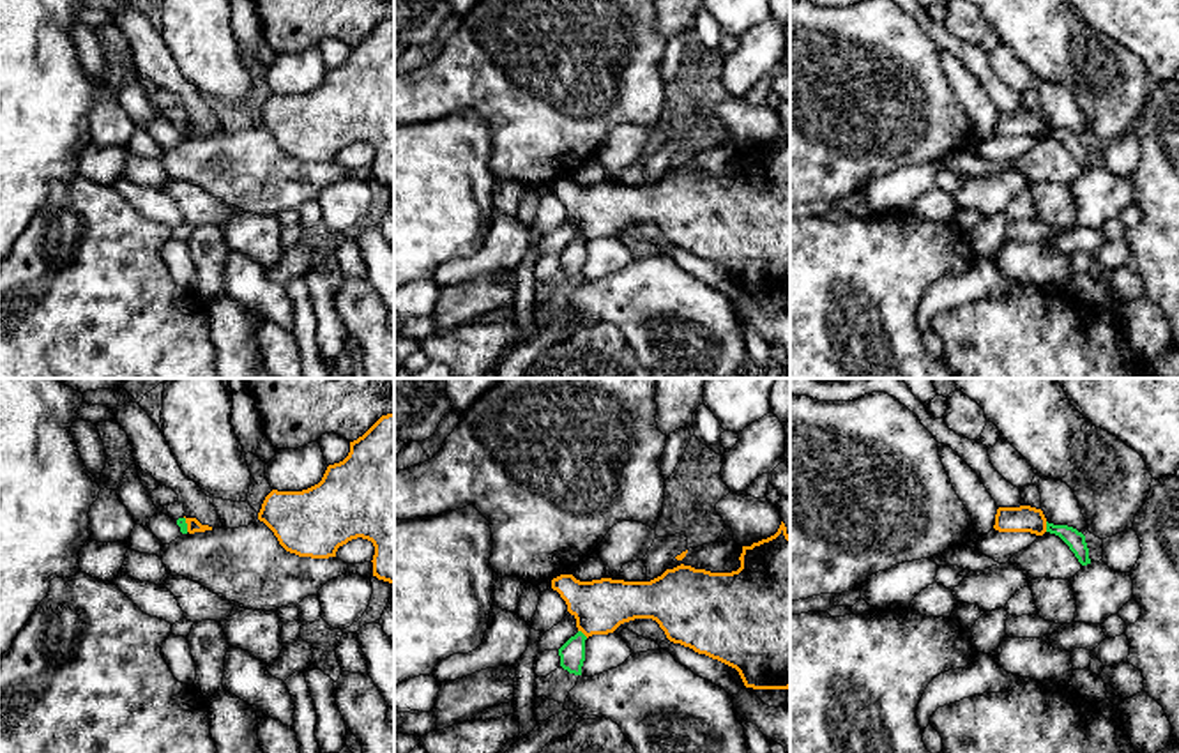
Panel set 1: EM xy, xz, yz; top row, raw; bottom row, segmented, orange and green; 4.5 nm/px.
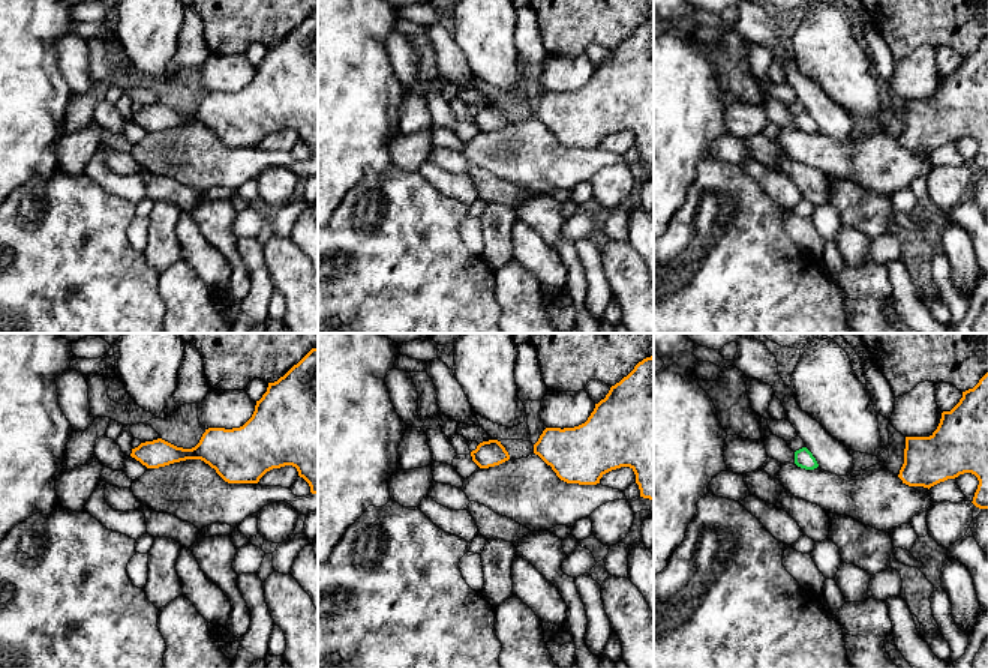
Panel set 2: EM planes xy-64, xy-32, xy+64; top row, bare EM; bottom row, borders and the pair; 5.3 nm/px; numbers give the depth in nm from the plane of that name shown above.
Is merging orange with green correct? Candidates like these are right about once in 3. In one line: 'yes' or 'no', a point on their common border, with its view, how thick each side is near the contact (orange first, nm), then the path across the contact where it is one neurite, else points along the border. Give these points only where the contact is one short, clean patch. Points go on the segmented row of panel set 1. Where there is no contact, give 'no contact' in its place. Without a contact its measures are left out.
no; contact yz (1045, 527); calibres 120 and 90 nm; border yz (1045, 522), (1047, 531)

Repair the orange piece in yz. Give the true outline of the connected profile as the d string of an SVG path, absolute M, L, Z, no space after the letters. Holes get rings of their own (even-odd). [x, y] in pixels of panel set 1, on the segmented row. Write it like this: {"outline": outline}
{"outline": "M1031 506L999 507L993 529L999 532L1031 532L1043 536L1046 532L1046 518L1041 509Z"}

